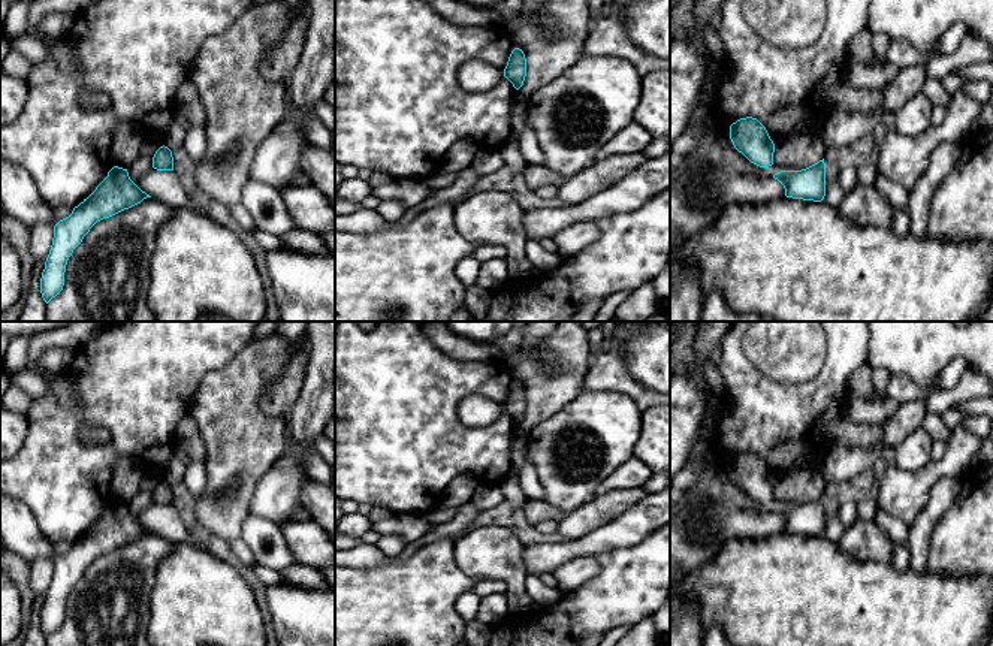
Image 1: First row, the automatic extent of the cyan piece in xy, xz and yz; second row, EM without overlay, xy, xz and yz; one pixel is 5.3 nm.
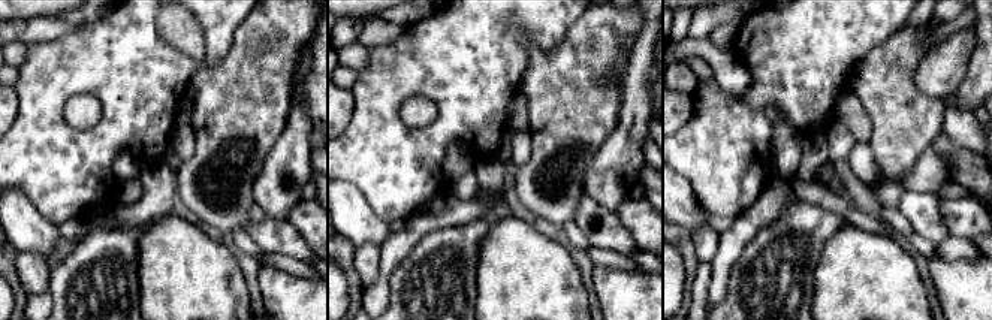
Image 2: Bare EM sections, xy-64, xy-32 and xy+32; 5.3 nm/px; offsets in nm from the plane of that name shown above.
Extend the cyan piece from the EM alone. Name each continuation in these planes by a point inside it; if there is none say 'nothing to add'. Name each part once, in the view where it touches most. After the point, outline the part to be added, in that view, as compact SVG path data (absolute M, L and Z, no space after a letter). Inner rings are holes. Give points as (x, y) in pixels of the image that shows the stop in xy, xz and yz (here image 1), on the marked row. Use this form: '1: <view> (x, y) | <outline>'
nothing to add

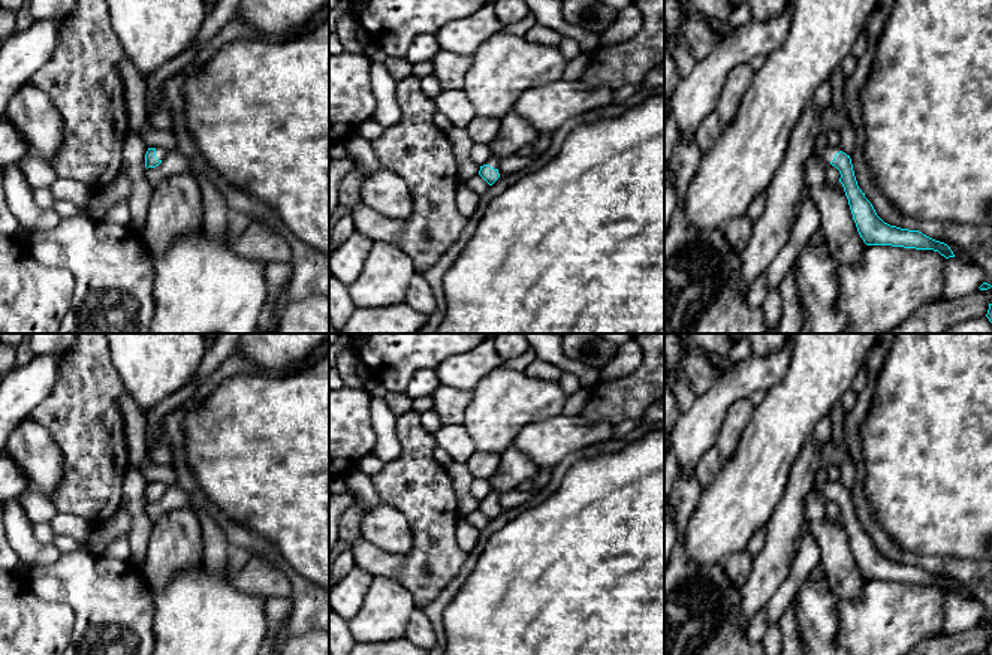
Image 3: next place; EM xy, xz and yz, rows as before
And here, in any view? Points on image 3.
1: yz (826, 151) | M821 135L815 142L815 153L821 157L821 160L826 166L830 164L835 154L839 151L841 151L839 147L832 147L827 144L824 135Z

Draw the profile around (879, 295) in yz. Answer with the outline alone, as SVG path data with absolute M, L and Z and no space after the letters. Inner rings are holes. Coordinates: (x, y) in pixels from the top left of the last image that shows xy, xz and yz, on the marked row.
M866 245L860 265L838 262L836 310L848 320L848 333L889 333L917 308L944 299L946 257L934 250Z

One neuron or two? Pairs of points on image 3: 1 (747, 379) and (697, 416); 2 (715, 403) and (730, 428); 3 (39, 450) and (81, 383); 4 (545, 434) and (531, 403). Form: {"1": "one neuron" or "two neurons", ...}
{"1": "one neuron", "2": "two neurons", "3": "two neurons", "4": "two neurons"}

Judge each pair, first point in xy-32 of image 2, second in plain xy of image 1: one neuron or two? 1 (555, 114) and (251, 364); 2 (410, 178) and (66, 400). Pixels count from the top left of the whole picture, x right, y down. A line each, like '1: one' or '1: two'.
1: one
2: two

